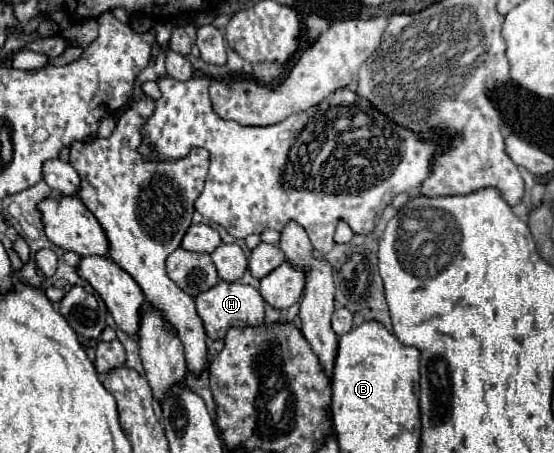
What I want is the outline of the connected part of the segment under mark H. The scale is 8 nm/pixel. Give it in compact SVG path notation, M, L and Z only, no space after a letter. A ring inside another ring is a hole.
M219 281L215 287L211 287L205 293L197 295L197 313L203 319L205 331L209 339L221 339L231 327L247 327L247 325L259 325L263 321L263 311L265 311L265 301L261 293L243 283L235 281Z

